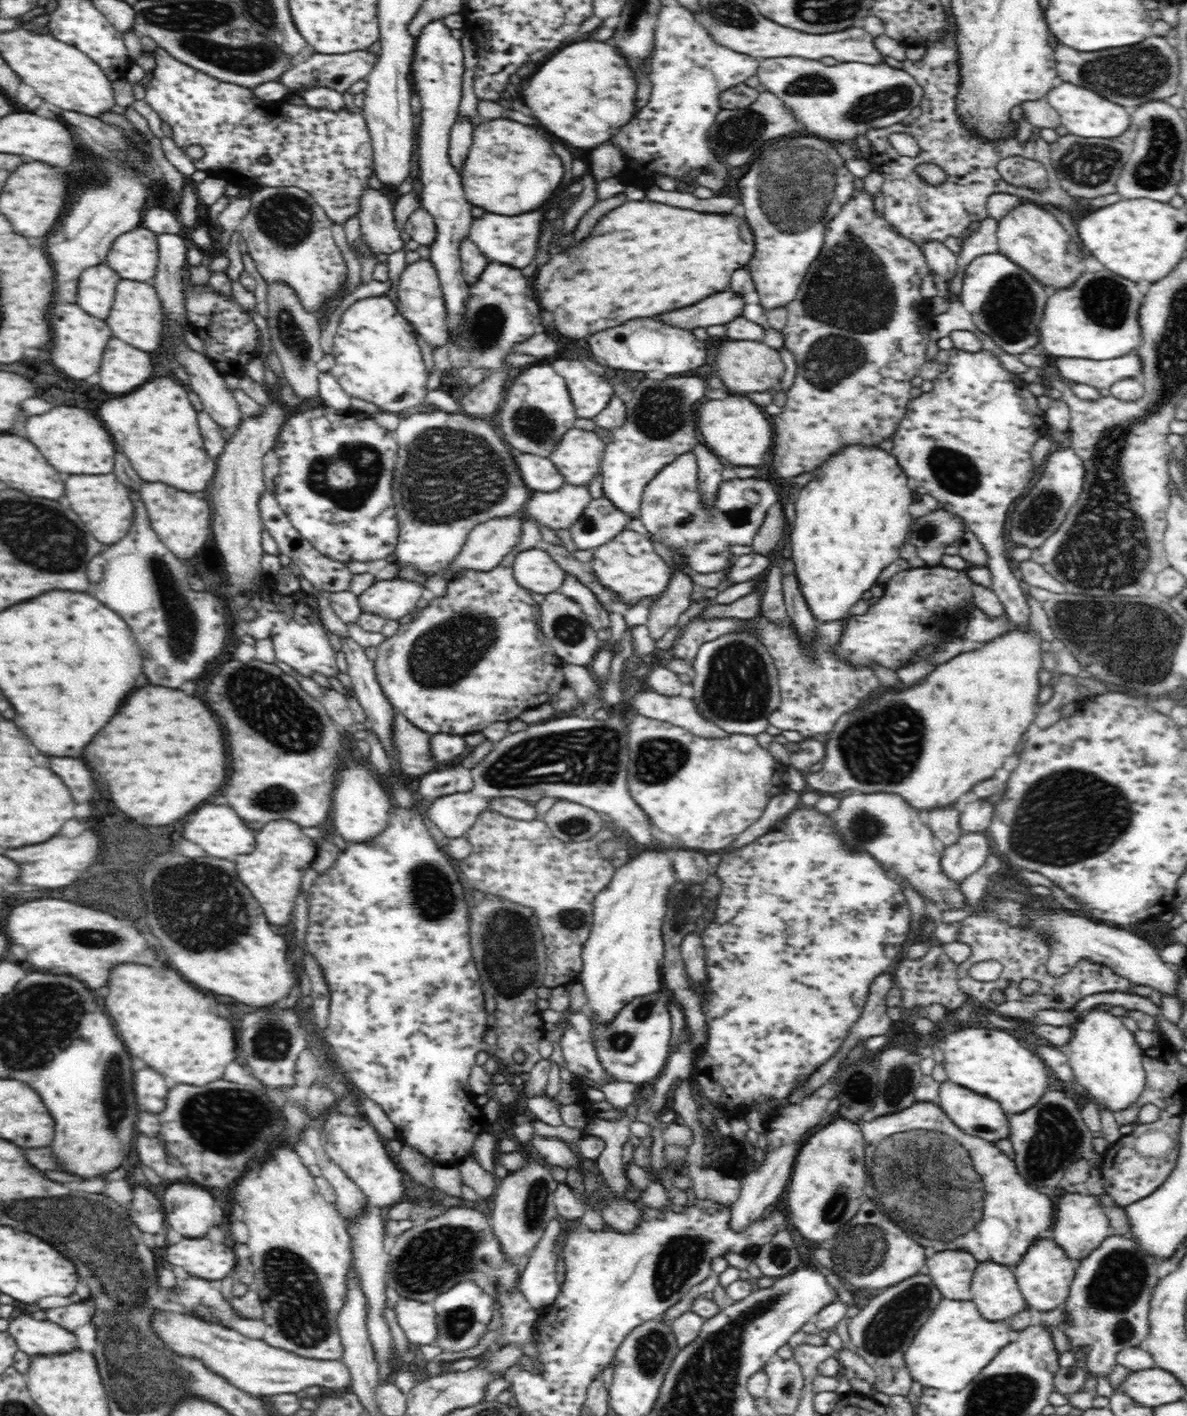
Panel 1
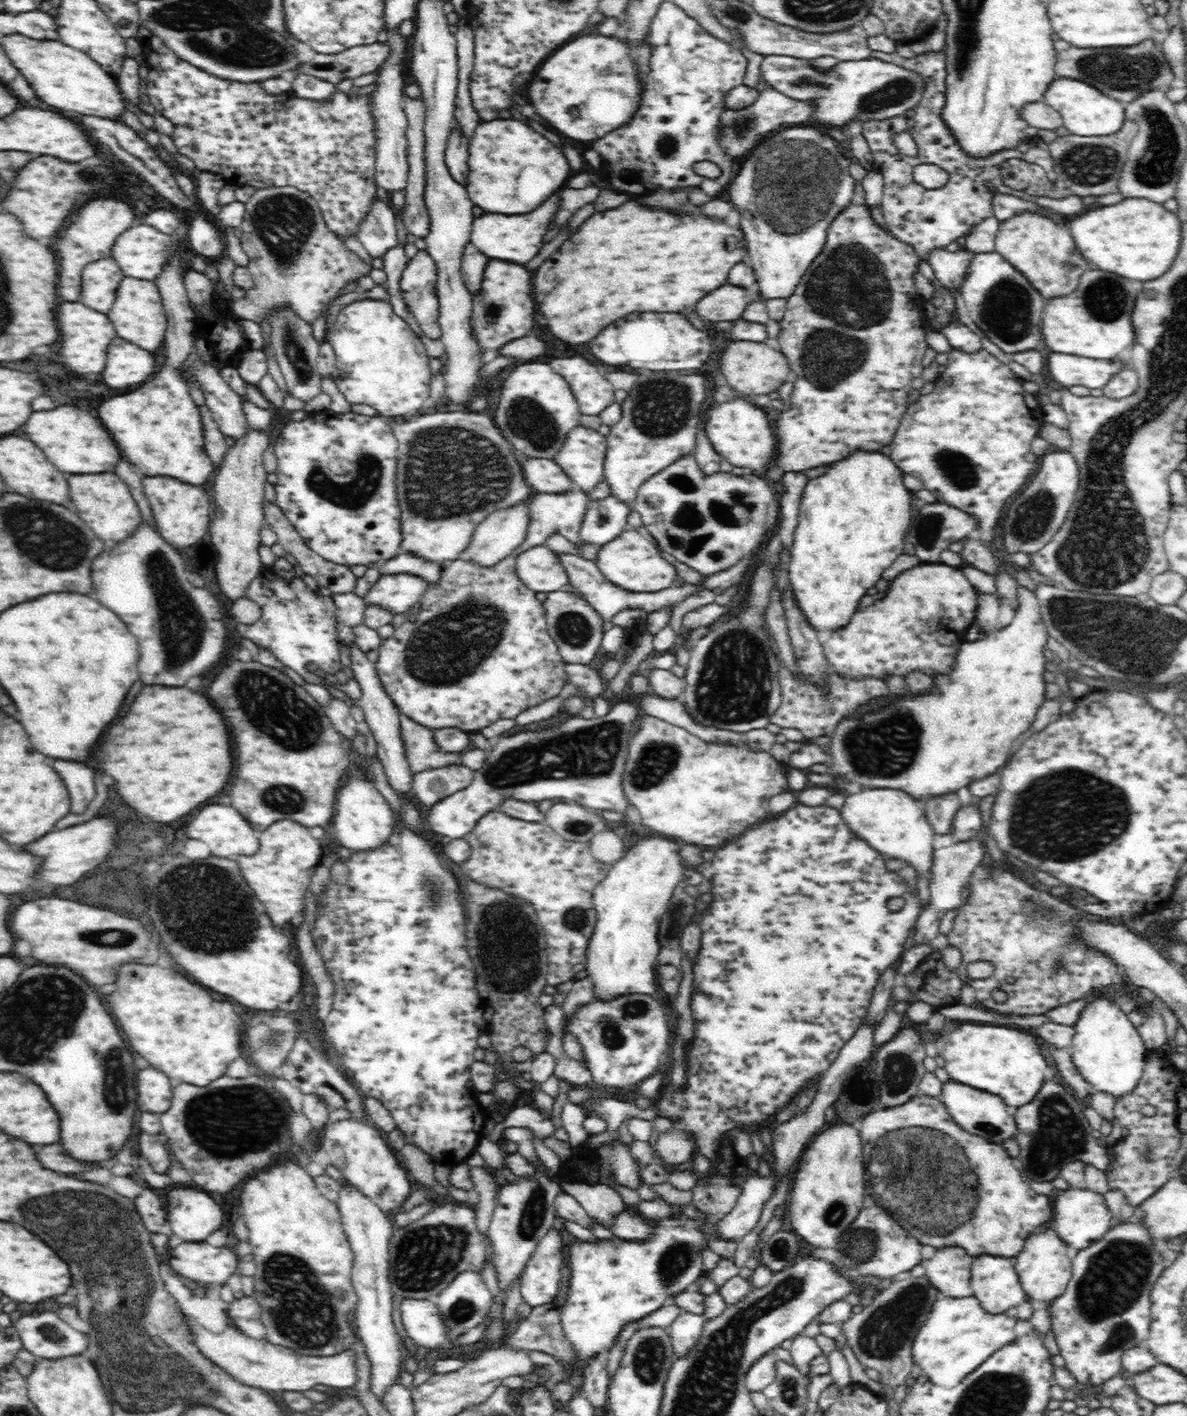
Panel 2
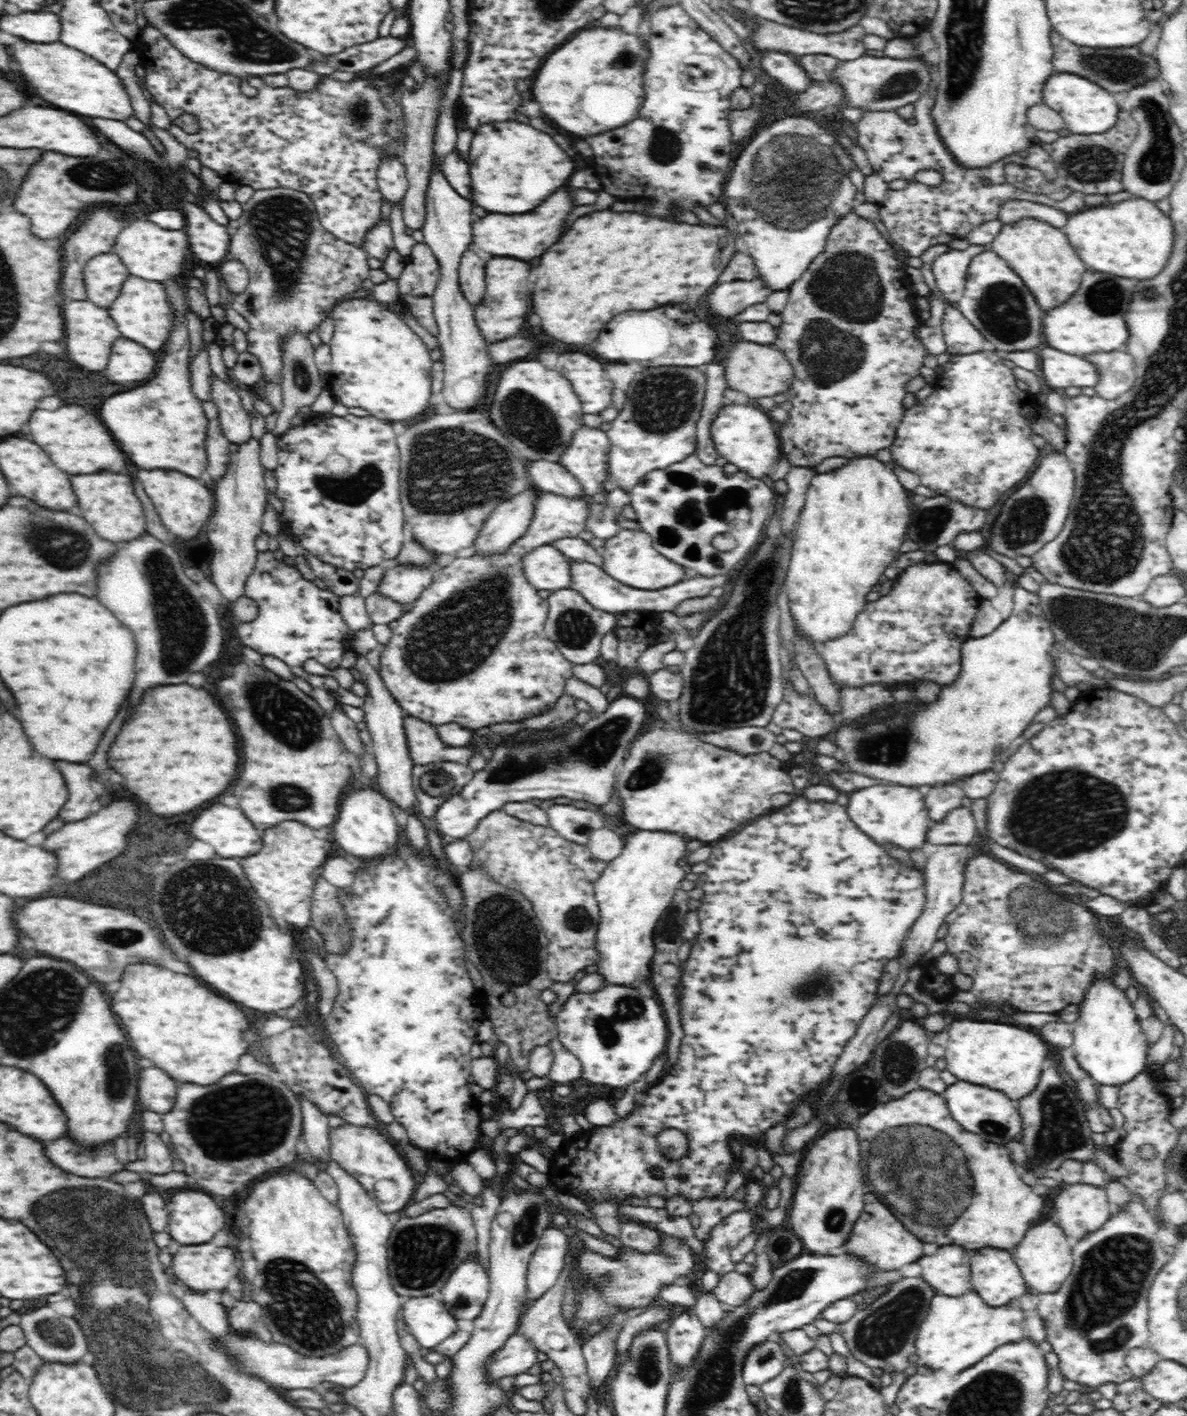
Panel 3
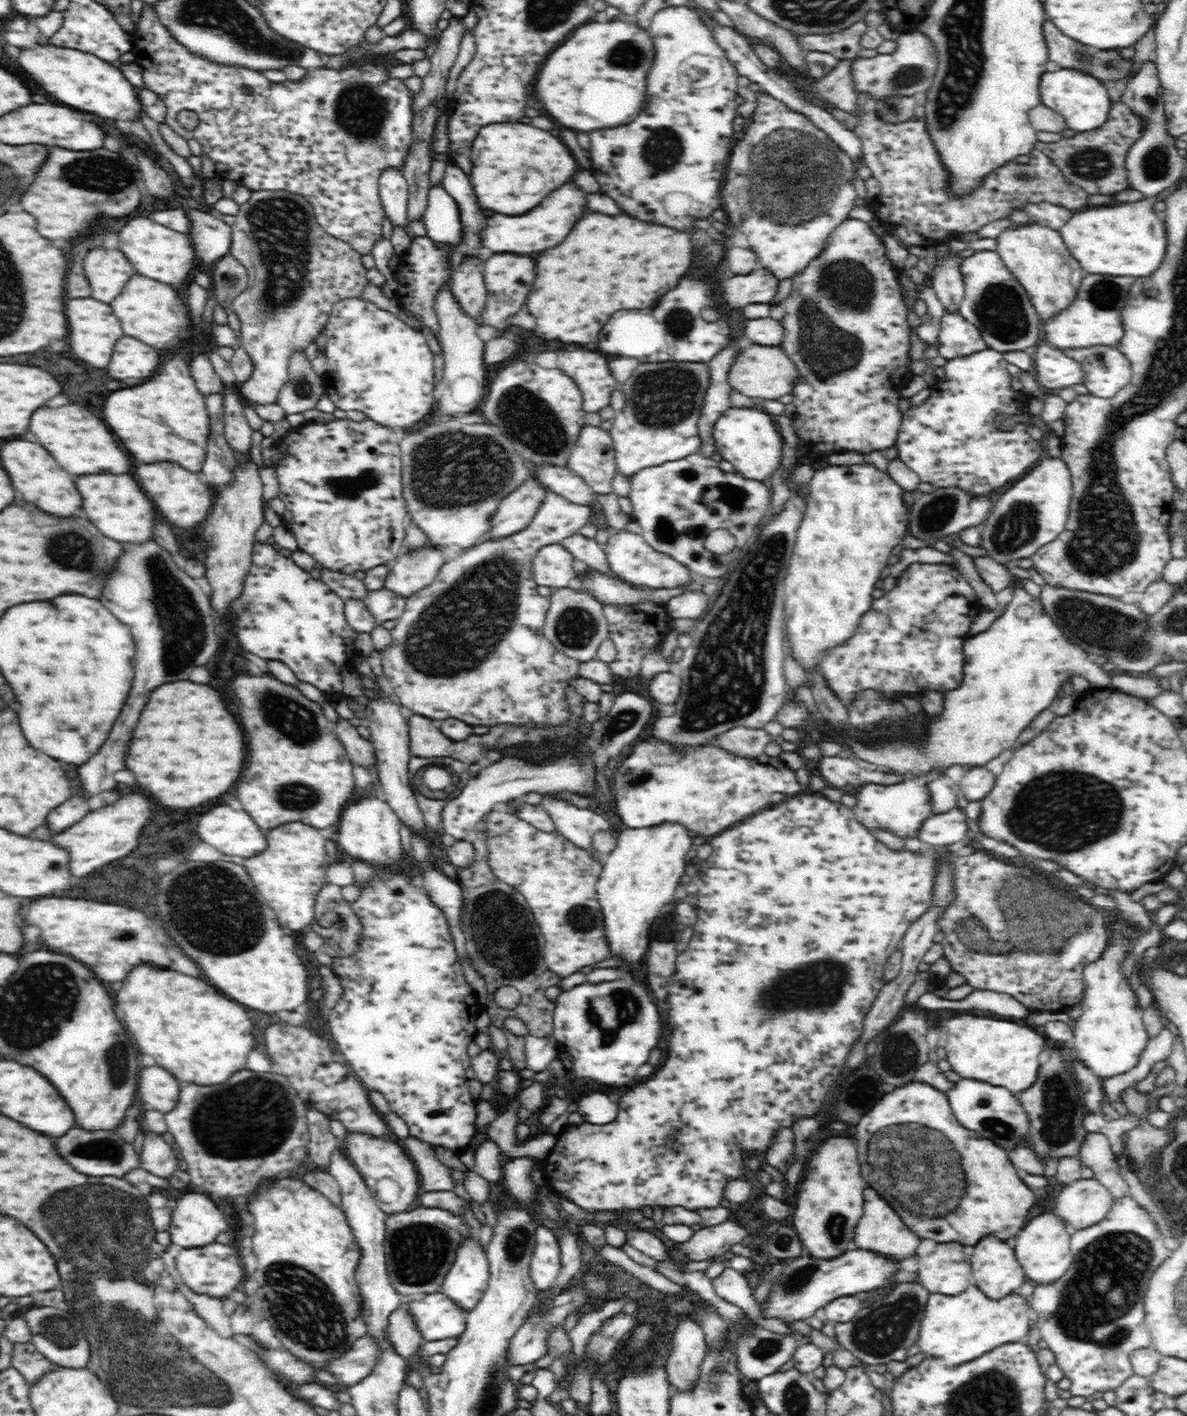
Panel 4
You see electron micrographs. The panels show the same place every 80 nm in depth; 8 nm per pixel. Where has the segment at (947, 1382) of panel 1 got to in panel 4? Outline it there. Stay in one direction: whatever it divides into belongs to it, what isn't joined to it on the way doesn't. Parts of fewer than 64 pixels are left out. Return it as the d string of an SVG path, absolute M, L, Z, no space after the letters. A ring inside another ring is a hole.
M975 1285L959 1296L932 1293L920 1321L918 1348L926 1359L940 1361L948 1369L962 1367L1002 1344L1024 1342L1031 1328L1029 1307L1018 1294L1000 1301L986 1299Z

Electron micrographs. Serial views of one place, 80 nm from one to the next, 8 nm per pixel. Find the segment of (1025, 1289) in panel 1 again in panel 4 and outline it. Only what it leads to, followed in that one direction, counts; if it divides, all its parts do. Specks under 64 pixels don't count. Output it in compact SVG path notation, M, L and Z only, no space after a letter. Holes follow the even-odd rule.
M1042 1214L1029 1220L1027 1227L1008 1243L1008 1247L1014 1251L1027 1281L1037 1287L1050 1287L1063 1278L1073 1264L1070 1244L1071 1230L1066 1228L1056 1215Z

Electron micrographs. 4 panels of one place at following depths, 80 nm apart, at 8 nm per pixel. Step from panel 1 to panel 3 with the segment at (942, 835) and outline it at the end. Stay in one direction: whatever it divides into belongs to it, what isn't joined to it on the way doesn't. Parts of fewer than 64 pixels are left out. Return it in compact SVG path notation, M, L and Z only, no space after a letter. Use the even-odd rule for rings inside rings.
M946 784L932 788L930 792L924 794L926 802L926 811L932 823L942 824L942 820L962 807L962 798L964 796L961 787L955 784Z

